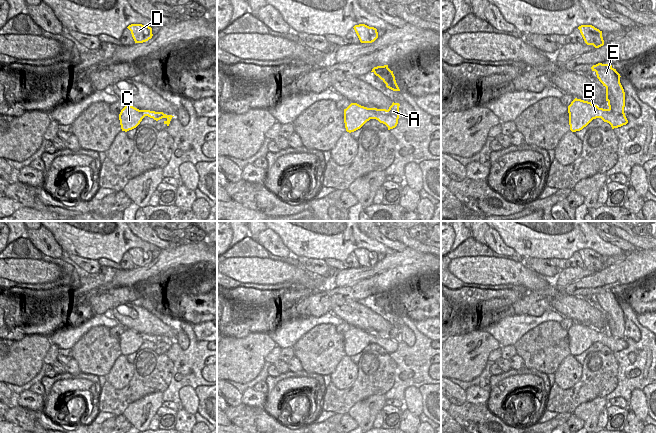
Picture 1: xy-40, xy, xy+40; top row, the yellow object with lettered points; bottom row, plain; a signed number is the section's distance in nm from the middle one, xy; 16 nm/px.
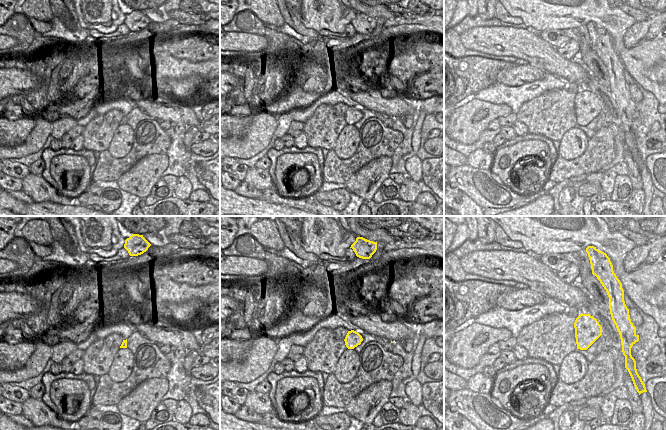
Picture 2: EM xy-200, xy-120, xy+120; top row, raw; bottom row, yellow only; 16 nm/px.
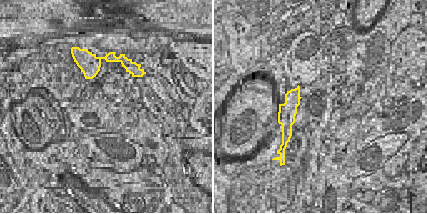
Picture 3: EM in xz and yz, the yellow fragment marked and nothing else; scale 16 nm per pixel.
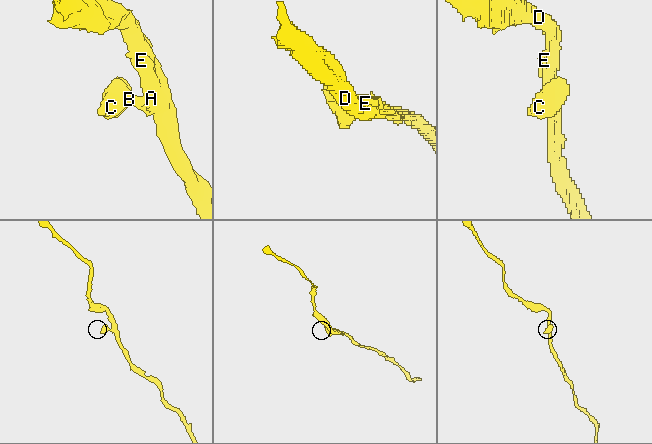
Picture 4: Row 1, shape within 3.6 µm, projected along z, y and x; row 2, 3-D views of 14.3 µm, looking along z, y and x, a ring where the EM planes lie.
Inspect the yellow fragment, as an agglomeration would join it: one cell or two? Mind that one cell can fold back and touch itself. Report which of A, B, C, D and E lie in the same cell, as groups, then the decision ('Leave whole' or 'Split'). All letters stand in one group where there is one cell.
Groups: A B C D E. Leave whole.

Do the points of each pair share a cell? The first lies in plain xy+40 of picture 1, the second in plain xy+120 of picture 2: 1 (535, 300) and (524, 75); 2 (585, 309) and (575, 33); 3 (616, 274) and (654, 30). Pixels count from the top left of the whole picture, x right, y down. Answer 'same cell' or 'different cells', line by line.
1: same cell
2: different cells
3: same cell

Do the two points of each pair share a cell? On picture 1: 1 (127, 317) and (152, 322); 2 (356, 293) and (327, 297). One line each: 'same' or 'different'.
1: same
2: same

